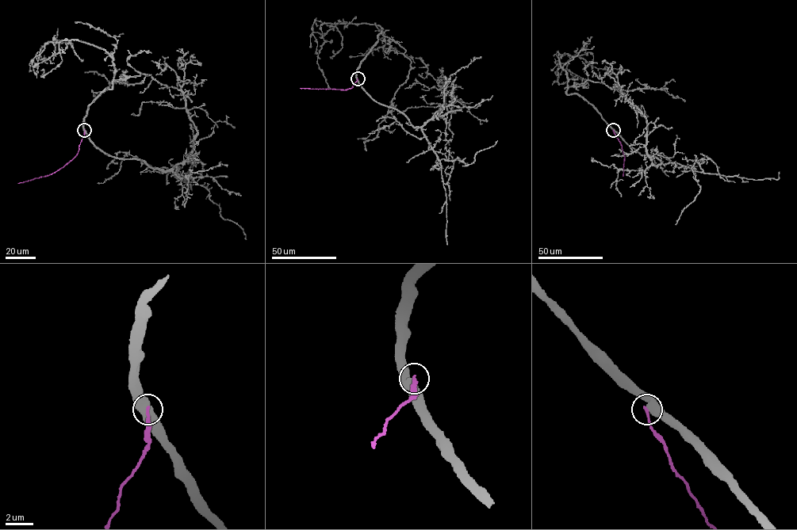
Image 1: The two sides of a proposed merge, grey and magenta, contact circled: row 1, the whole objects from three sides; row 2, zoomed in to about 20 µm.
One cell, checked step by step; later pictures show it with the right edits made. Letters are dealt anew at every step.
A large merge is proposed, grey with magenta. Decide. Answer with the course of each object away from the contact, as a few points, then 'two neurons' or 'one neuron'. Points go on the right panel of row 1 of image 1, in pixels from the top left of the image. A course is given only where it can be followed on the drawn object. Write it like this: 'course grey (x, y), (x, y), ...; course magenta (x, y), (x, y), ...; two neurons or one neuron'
course grey (613, 130), (660, 163), (655, 165), (646, 149), (644, 116), (614, 79), (592, 70); course magenta (613, 130), (624, 156), (622, 176); two neurons

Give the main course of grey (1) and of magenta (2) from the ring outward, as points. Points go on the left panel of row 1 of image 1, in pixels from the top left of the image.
1: (84, 130), (106, 154), (152, 168), (168, 171), (188, 158), (197, 129), (184, 93), (175, 71), (151, 60)
2: (84, 130), (77, 154), (63, 167), (45, 176), (17, 183)

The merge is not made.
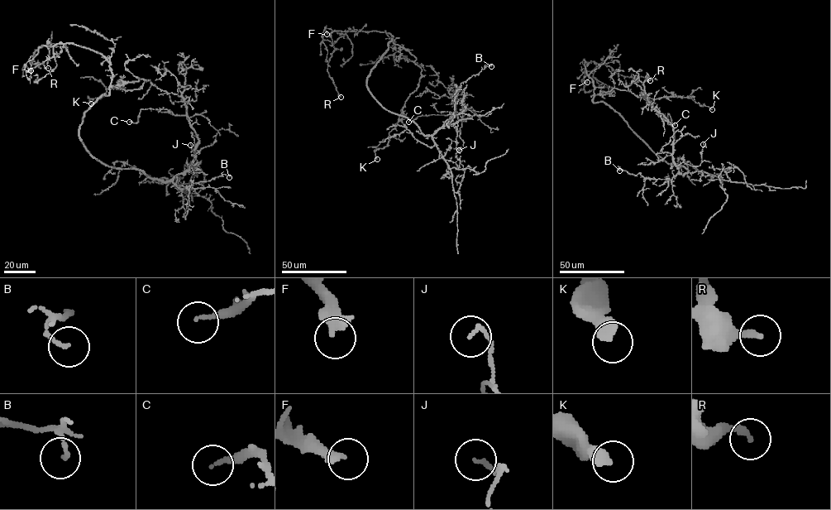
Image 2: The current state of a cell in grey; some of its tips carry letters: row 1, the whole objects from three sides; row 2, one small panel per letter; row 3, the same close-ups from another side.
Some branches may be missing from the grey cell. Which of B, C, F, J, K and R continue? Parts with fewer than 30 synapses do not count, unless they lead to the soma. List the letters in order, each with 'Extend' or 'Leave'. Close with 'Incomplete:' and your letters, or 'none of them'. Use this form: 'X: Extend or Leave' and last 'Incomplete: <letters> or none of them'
B: Leave
C: Leave
F: Leave
J: Leave
K: Leave
R: Leave
Incomplete: none of them

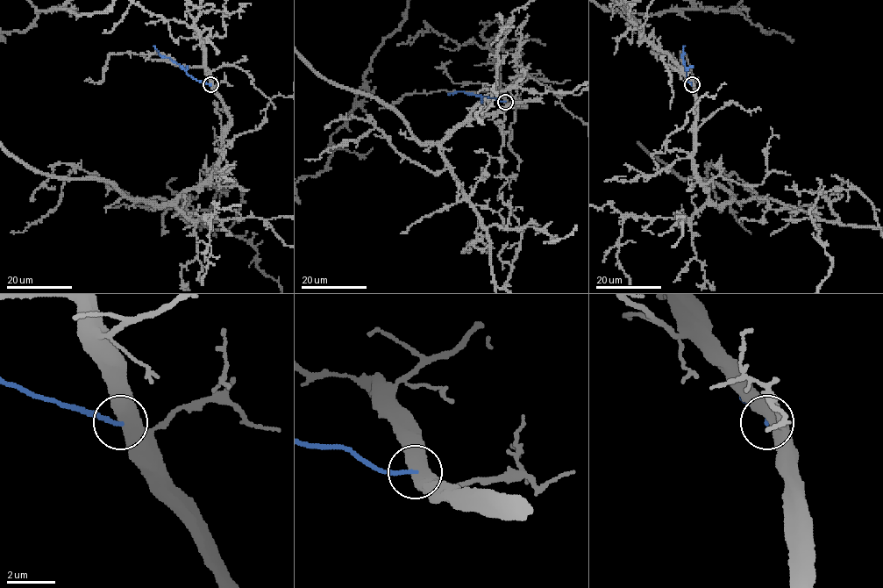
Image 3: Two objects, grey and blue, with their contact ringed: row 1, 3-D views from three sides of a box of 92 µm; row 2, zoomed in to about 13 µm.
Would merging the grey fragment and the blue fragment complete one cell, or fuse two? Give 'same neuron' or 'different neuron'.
different neuron

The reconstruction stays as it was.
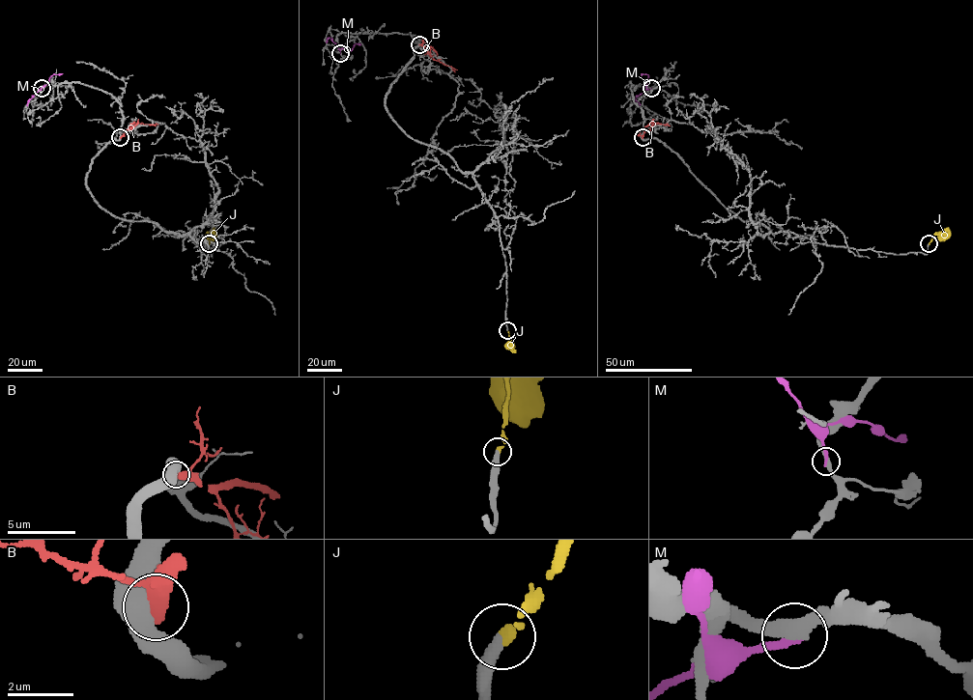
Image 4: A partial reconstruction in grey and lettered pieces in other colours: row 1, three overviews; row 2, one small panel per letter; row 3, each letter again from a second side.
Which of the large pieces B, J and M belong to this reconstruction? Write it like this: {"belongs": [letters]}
{"belongs": ["J"]}

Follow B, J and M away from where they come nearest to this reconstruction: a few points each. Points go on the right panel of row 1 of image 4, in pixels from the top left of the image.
B: (643, 137), (656, 122), (668, 124)
J: (929, 244), (935, 235), (949, 233)
M: (651, 88), (645, 87), (648, 75), (642, 73)

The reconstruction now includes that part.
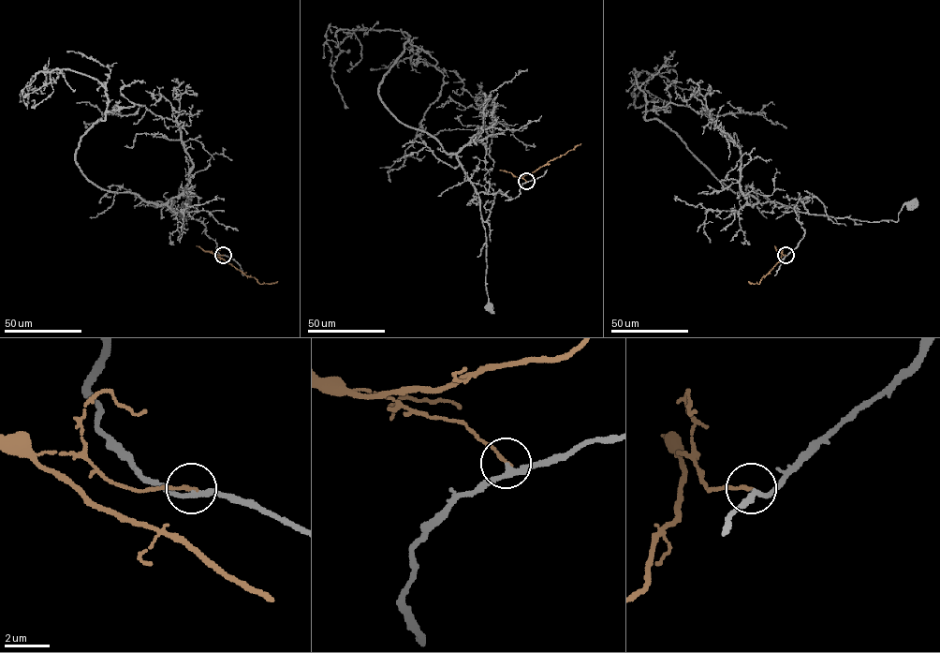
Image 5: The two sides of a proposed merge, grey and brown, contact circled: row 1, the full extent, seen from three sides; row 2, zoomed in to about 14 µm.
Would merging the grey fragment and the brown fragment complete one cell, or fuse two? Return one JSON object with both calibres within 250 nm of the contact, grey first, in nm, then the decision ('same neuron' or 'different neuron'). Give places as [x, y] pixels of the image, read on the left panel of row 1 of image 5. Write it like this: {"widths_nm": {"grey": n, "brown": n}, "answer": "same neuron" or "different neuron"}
{"widths_nm": {"grey": 190, "brown": 130}, "answer": "same neuron"}

